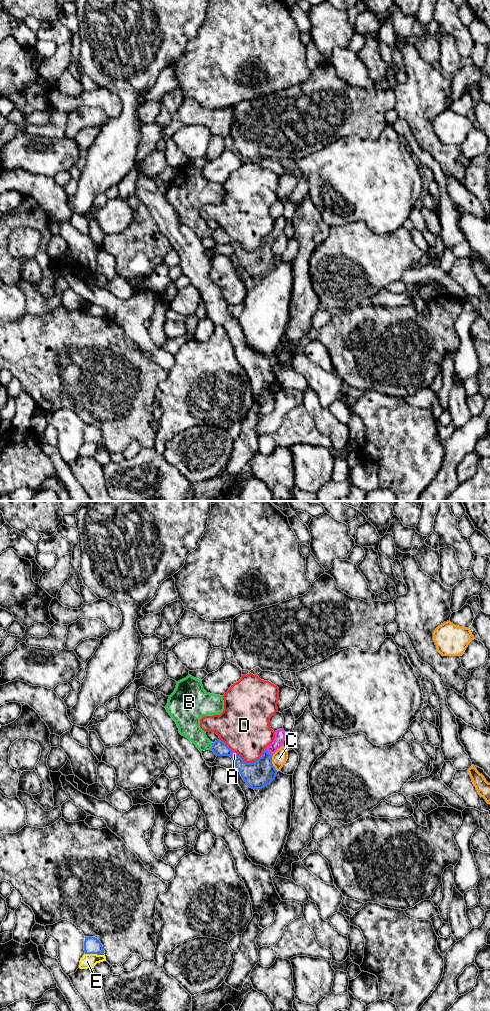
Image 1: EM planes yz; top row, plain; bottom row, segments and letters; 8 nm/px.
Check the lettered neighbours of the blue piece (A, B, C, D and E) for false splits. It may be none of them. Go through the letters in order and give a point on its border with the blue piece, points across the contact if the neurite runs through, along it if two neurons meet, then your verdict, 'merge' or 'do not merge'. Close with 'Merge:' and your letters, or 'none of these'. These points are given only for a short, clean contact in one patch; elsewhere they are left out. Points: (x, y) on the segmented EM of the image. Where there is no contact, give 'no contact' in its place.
A: yz (269, 753) | merge
B: yz (212, 746) | along yz (212, 743), (210, 748) | do not merge
C: yz (271, 763) | do not merge
D: yz (248, 763) | do not merge
E: yz (95, 953) | do not merge
Merge: A

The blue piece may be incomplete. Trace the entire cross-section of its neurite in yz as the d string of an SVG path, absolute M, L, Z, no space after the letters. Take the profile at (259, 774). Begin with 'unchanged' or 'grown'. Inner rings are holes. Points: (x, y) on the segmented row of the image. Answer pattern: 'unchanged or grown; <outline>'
grown; M283 728L275 731L274 741L254 763L244 762L240 755L232 751L220 739L212 743L211 750L216 756L230 756L246 784L252 789L260 790L270 784L276 777L277 770L272 764L272 756L284 745L285 739L286 732Z

